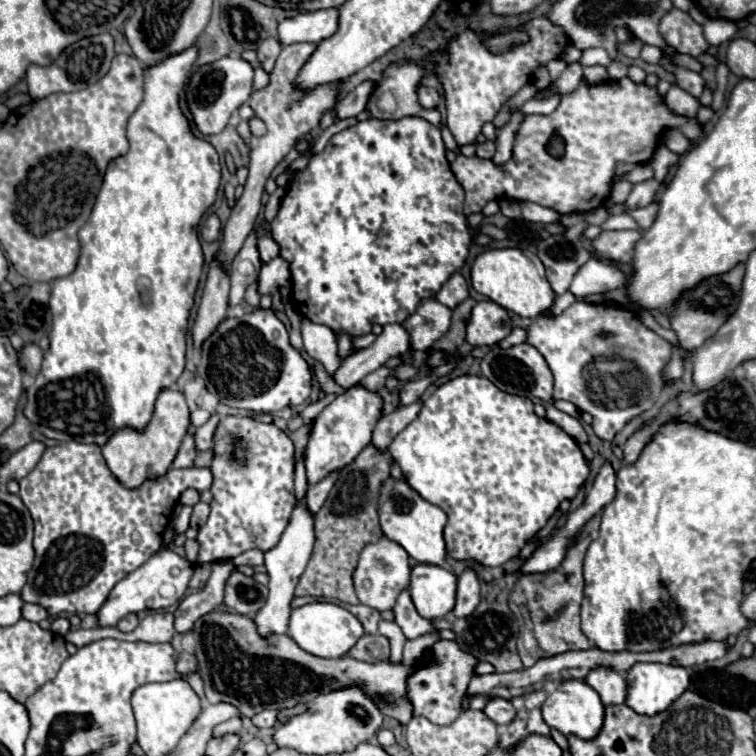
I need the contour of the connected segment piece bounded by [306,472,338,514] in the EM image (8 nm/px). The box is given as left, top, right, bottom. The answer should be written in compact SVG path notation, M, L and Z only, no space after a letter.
M338 472L330 474L330 476L328 476L328 478L324 478L322 482L318 482L318 484L314 484L314 486L310 486L310 488L308 488L308 494L306 494L308 512L318 514L318 510L322 508L322 504L324 504L324 500L326 500L326 496L328 496L328 492L330 492L330 488L332 488L334 480L336 480L336 476L338 476Z

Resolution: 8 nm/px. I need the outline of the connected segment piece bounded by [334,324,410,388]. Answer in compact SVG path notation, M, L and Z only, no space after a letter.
M386 324L384 332L376 338L376 342L370 348L364 348L356 354L350 354L344 364L334 374L334 380L342 388L352 388L358 380L362 380L366 374L380 368L388 358L400 356L410 350L408 334L400 324Z

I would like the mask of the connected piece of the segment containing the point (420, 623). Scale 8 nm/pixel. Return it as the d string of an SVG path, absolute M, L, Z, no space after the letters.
M408 590L400 592L400 596L398 596L398 600L396 600L396 606L394 606L394 622L402 628L402 632L404 632L404 636L406 636L408 640L418 638L418 636L422 636L422 634L434 630L430 620L418 616L418 612L416 612L412 600L410 600Z

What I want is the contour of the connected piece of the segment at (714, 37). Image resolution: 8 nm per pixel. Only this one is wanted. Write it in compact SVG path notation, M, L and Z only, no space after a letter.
M712 18L704 24L704 38L708 40L710 46L720 46L724 42L730 42L736 36L738 28L732 20L724 18Z

